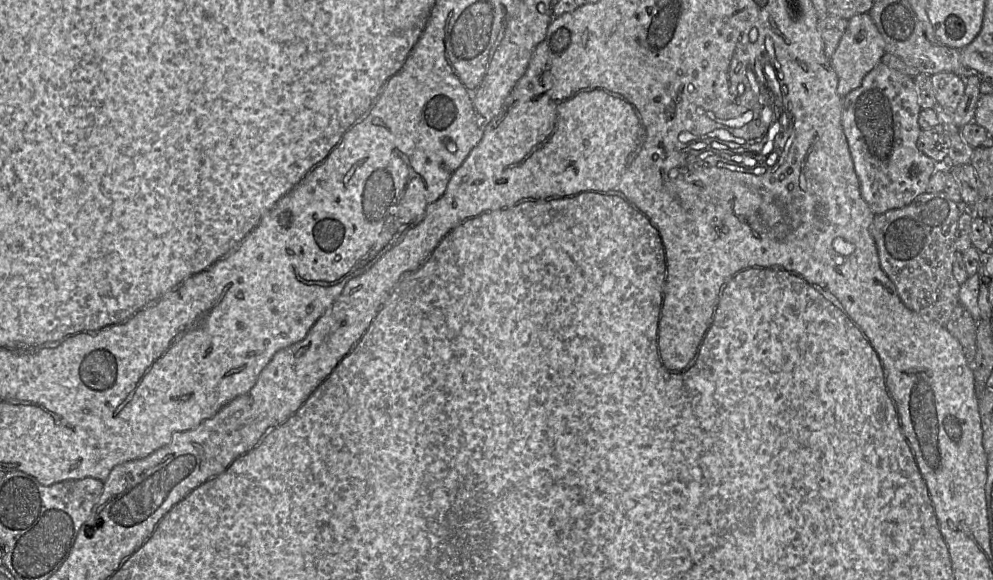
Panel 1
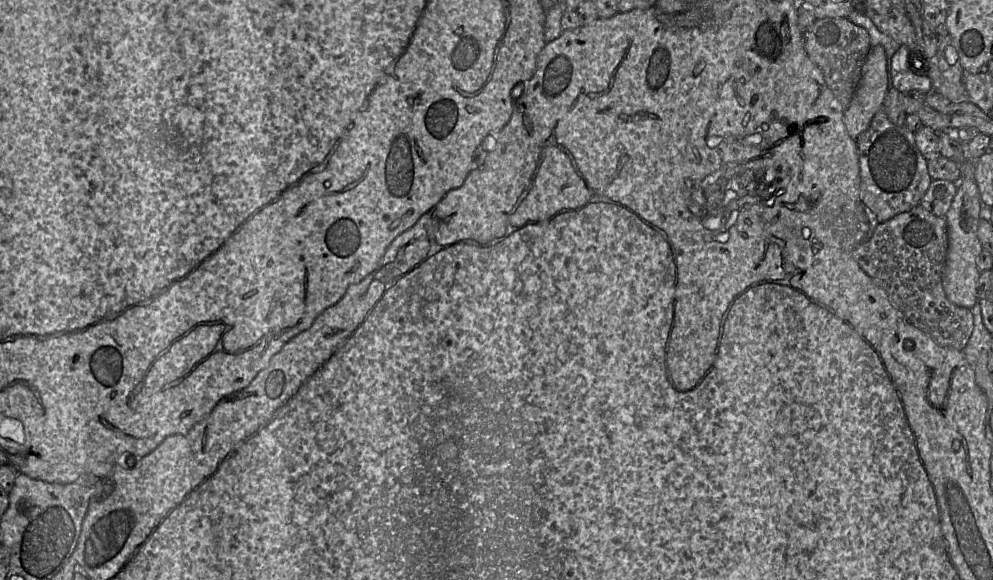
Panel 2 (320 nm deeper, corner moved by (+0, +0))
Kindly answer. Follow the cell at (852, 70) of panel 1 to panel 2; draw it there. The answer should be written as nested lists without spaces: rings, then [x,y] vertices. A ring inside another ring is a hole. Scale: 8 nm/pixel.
[[[881,45],[872,46],[855,94],[844,112],[846,130],[853,139],[866,131],[875,114],[883,109],[888,89],[885,49]]]

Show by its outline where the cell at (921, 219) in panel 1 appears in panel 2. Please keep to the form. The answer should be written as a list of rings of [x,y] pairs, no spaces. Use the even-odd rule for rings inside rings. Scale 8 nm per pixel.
[[[919,204],[877,224],[870,237],[853,250],[853,256],[912,325],[937,344],[962,351],[973,331],[973,315],[946,297],[942,272],[947,250],[945,217],[935,216]]]

